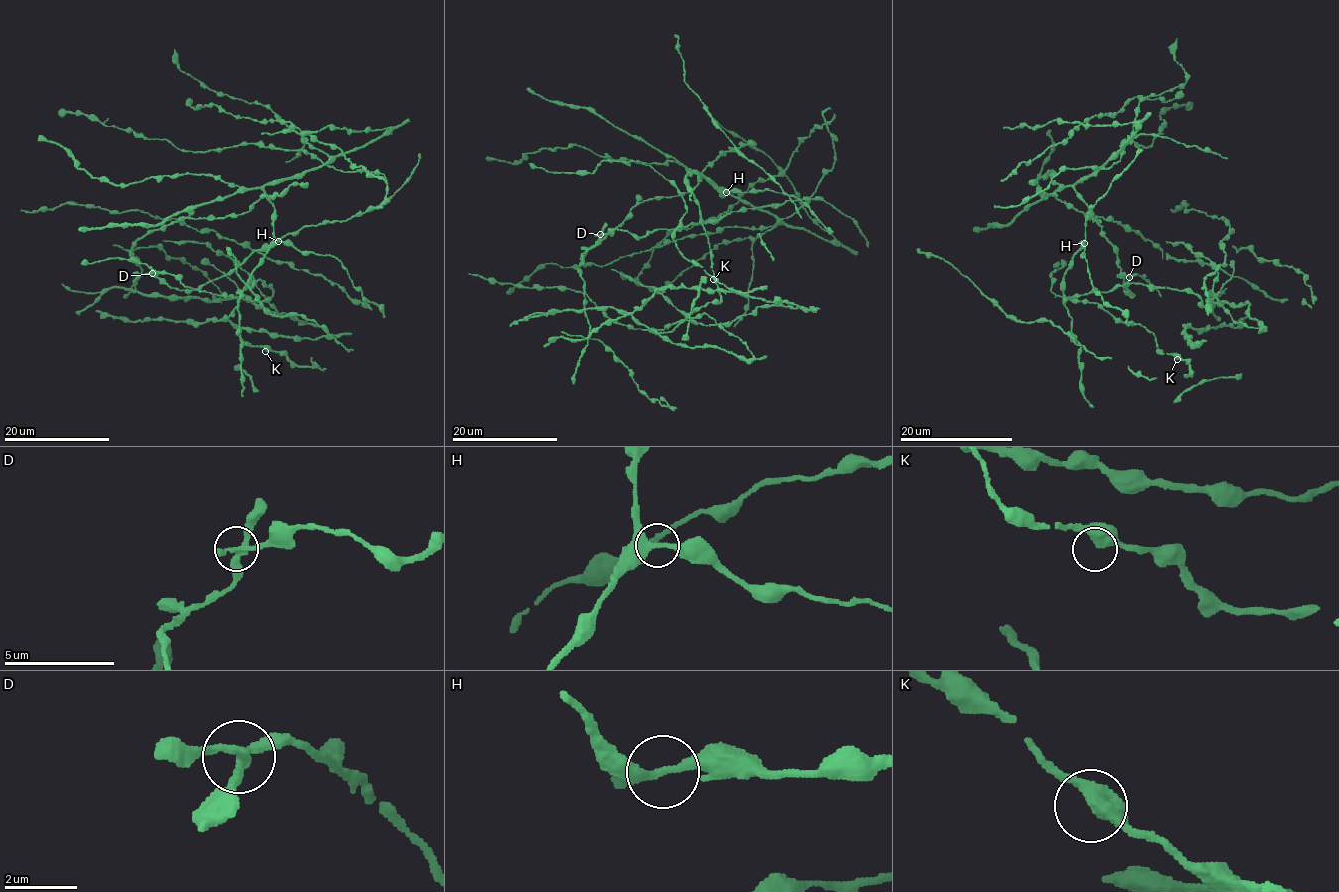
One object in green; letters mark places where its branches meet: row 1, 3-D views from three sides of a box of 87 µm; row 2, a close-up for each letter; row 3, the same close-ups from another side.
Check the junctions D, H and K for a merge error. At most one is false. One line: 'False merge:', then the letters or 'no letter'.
False merge: D

